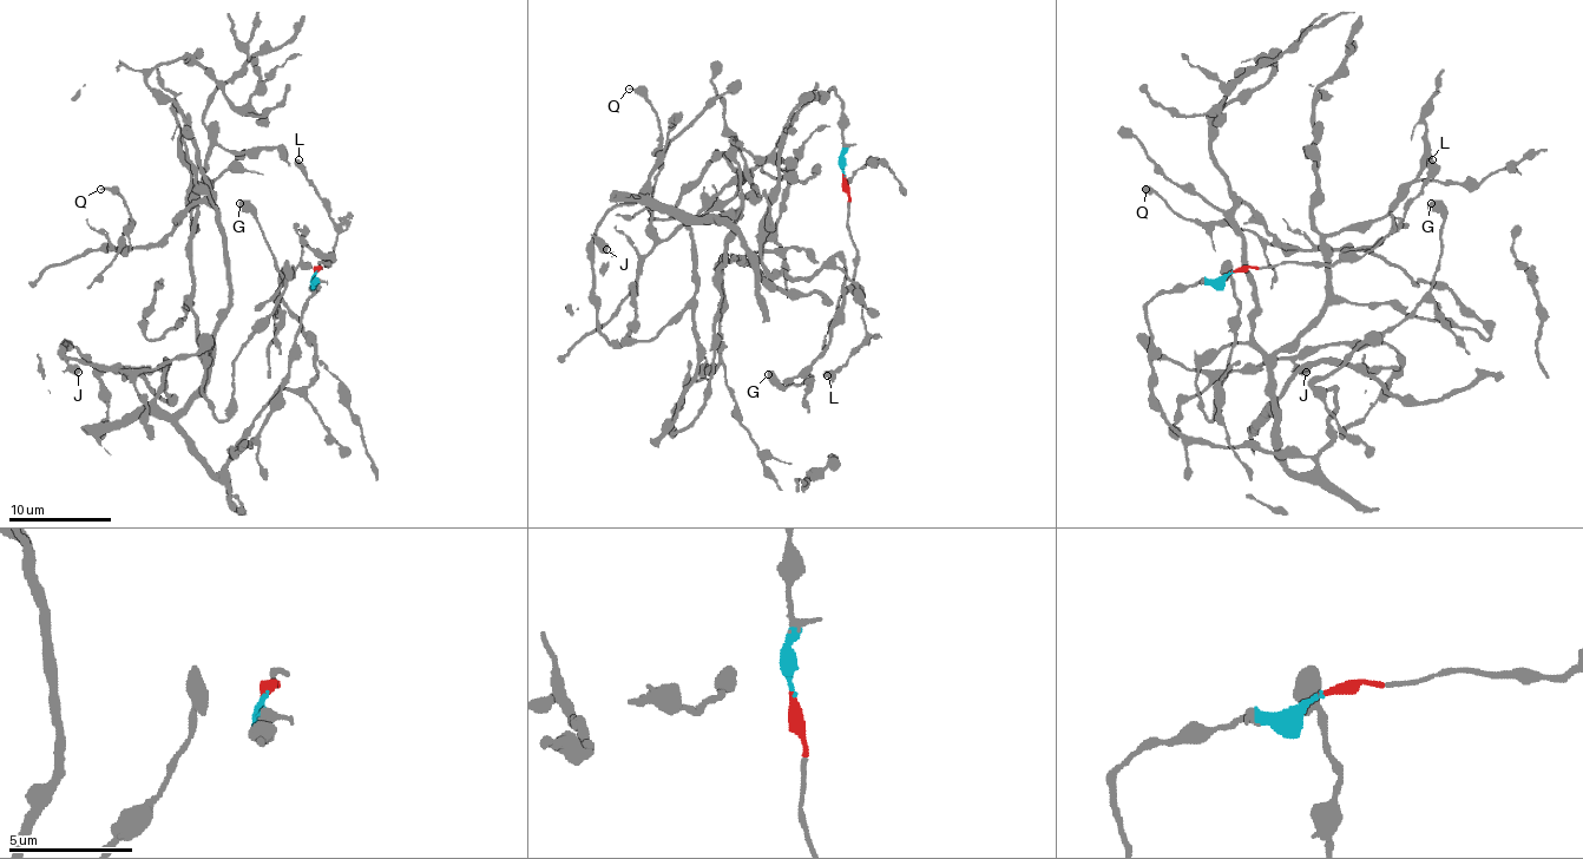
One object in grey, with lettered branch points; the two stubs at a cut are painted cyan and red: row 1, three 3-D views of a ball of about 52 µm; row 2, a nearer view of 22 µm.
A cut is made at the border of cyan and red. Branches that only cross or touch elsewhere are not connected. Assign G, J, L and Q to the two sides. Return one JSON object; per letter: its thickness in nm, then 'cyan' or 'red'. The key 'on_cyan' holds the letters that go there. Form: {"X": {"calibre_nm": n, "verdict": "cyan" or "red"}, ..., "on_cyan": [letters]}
{"G": {"calibre_nm": 600, "verdict": "cyan"}, "J": {"calibre_nm": 650, "verdict": "cyan"}, "L": {"calibre_nm": 500, "verdict": "red"}, "Q": {"calibre_nm": 220, "verdict": "cyan"}, "on_cyan": ["G", "J", "Q"]}

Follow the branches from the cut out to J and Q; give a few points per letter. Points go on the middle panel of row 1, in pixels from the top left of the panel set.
J: (845, 175), (842, 105), (810, 94), (762, 249), (684, 221), (695, 295), (649, 340), (597, 323), (608, 249)
Q: (845, 175), (842, 105), (810, 94), (754, 257), (705, 221), (747, 177), (658, 238), (628, 90)

